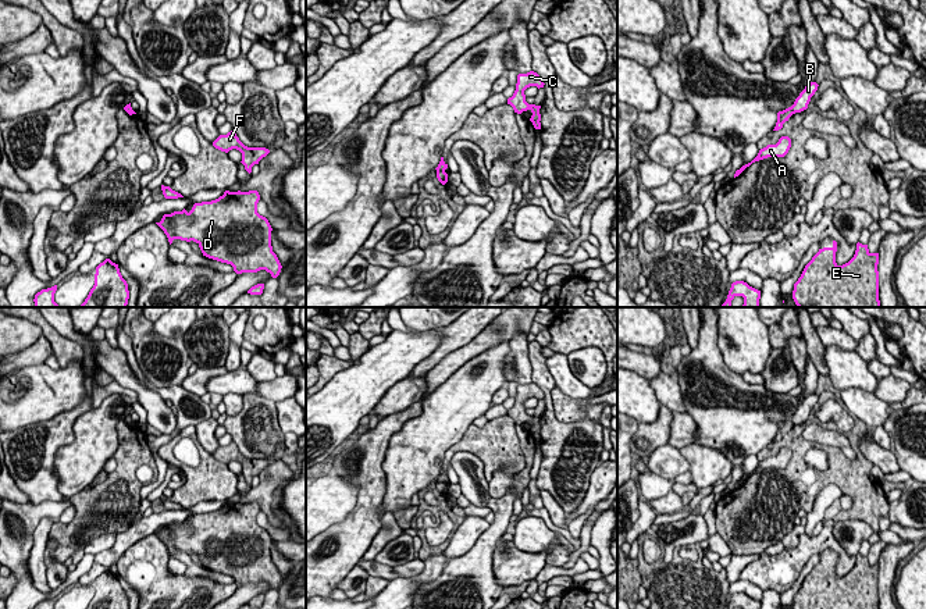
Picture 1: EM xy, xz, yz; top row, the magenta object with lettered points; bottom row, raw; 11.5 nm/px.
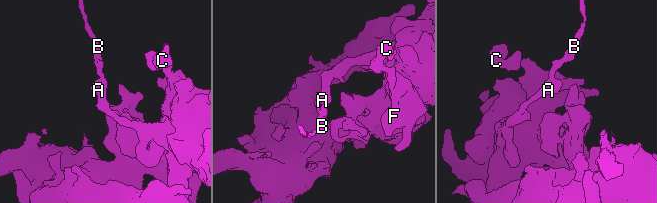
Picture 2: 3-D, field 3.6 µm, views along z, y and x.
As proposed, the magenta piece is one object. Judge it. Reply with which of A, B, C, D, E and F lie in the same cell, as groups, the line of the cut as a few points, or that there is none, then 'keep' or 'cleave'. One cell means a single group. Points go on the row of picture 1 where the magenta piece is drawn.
A C D E F / B; cut in yz along (790, 107), (794, 113); cleave

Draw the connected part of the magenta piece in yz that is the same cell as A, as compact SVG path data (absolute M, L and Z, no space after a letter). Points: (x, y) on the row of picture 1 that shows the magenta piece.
M781 136L776 145L767 145L766 147L761 149L758 156L751 163L742 165L740 170L736 171L734 178L738 177L747 167L749 167L755 161L759 161L767 157L784 157L788 153L790 147L791 147L791 139L788 136Z

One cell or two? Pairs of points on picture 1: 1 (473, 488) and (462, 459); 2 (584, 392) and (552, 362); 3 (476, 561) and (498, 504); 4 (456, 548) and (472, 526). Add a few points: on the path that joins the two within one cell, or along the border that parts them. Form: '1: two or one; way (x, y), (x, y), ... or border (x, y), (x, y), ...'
1: one; way (473, 481), (467, 466)
2: one; way (576, 387), (561, 370)
3: one; way (484, 547), (498, 529), (499, 517)
4: one; way (460, 542), (469, 531)

